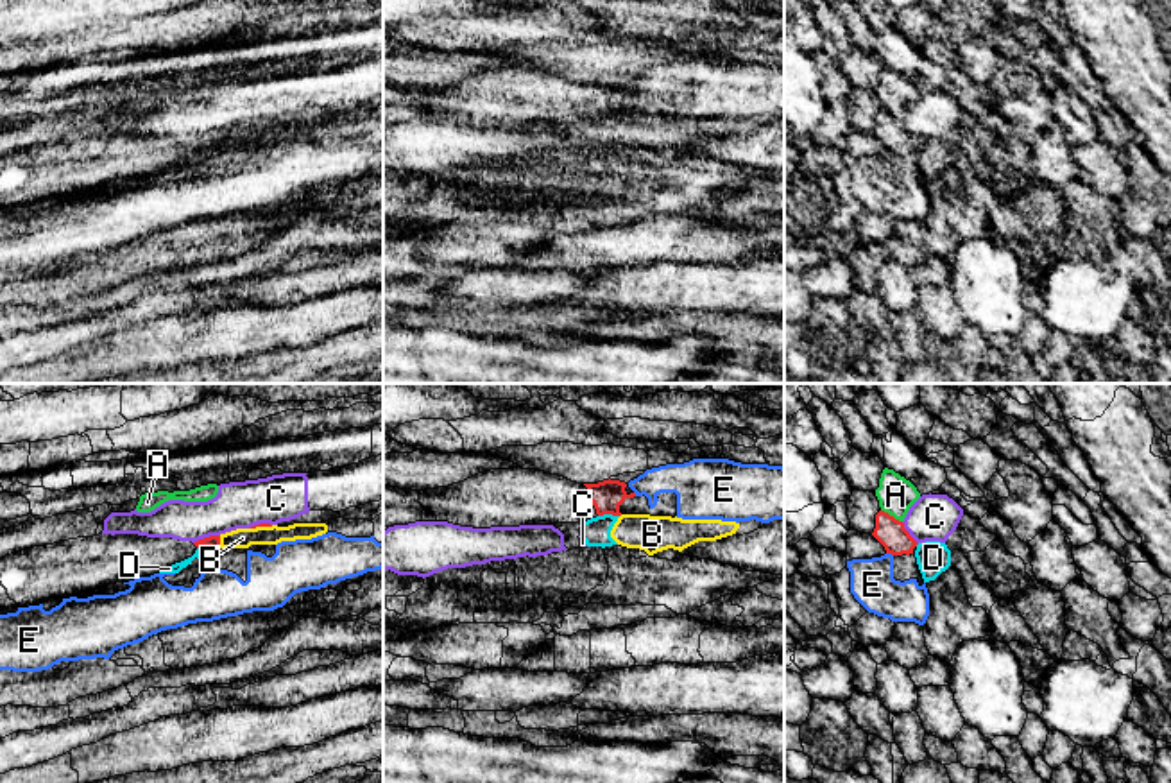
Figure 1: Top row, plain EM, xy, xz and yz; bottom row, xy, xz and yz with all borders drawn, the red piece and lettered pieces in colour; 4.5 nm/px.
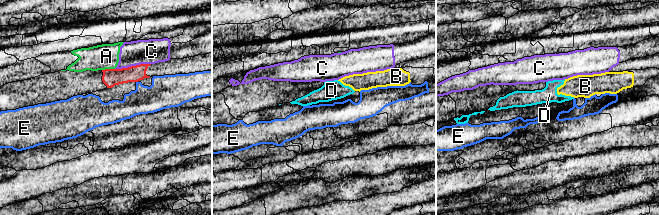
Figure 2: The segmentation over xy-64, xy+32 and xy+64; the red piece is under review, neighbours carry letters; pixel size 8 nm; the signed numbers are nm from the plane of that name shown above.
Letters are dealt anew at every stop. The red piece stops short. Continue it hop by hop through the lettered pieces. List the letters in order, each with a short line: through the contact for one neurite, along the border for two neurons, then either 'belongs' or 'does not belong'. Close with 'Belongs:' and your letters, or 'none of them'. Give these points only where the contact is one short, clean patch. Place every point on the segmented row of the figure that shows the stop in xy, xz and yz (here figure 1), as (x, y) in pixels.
A: does not belong
B: line xy (219, 536), (221, 547); does not belong
C: does not belong
D: line xy (219, 547), (197, 549); does not belong
E: does not belong
Belongs: none of them

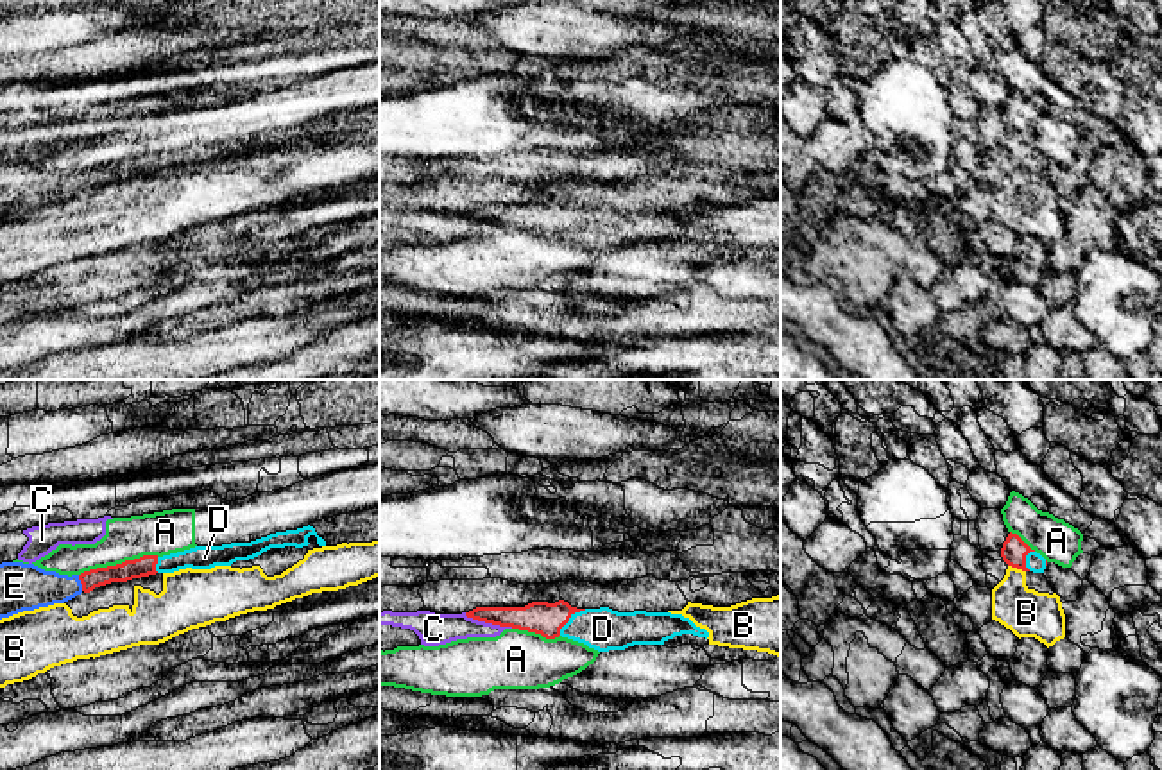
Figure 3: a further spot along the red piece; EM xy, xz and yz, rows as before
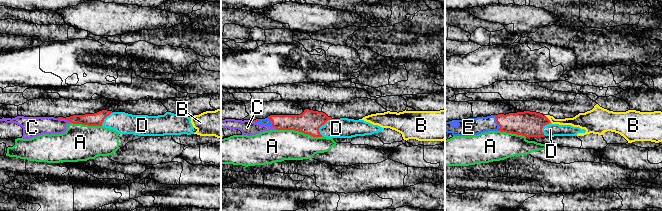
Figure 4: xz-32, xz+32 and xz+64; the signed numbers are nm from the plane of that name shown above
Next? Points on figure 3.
A: does not belong
B: does not belong
C: does not belong
D: belongs
E: line xy (128, 570), (81, 582), (72, 586), (25, 586); belongs
Belongs: D, E

